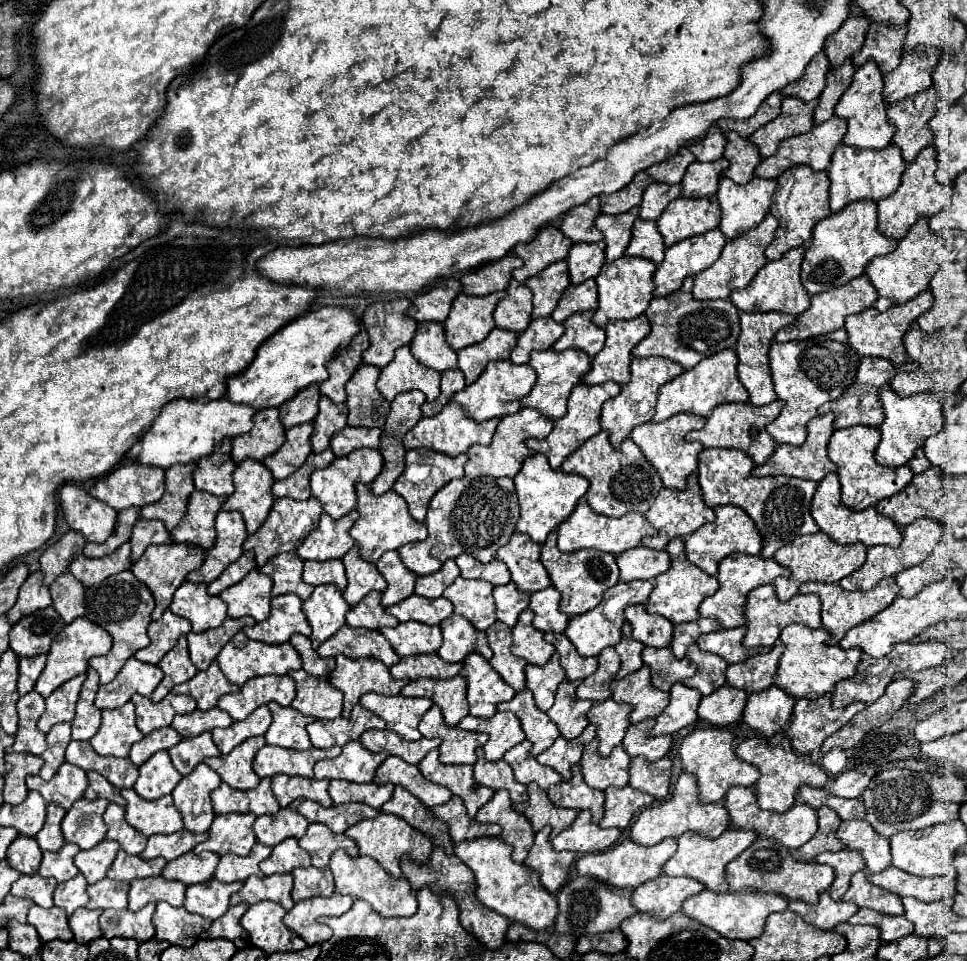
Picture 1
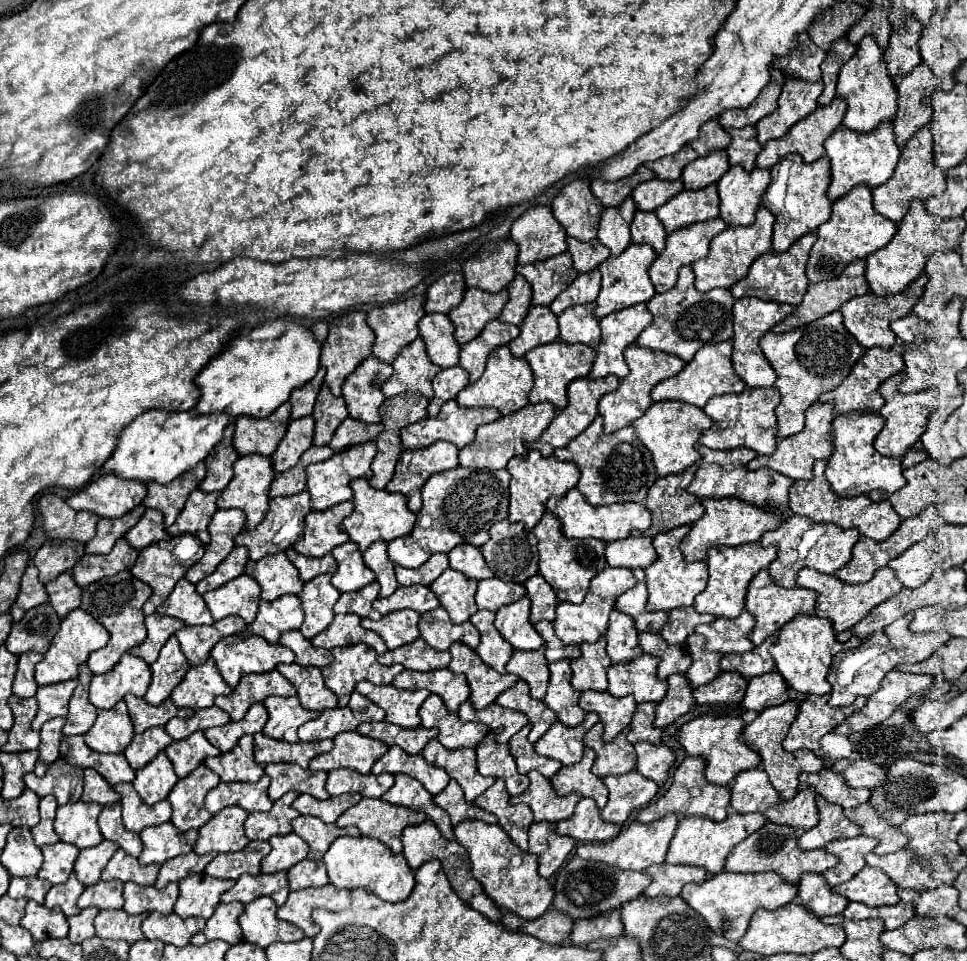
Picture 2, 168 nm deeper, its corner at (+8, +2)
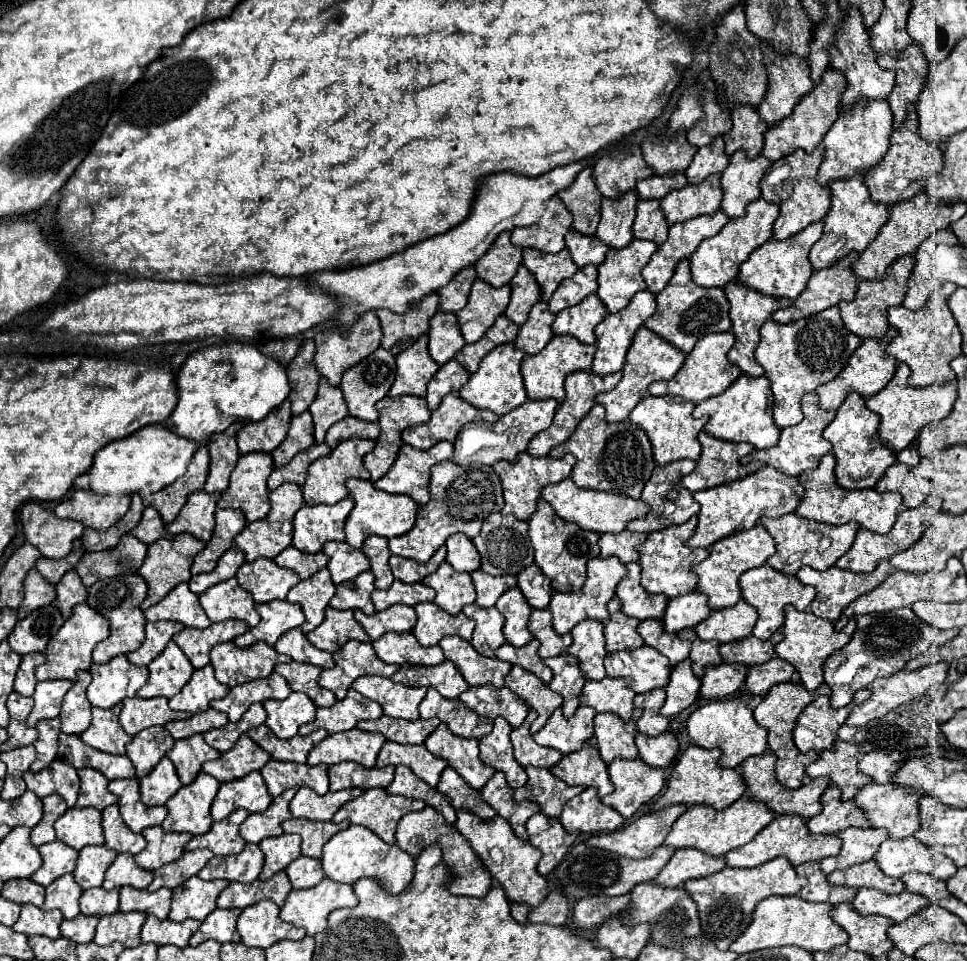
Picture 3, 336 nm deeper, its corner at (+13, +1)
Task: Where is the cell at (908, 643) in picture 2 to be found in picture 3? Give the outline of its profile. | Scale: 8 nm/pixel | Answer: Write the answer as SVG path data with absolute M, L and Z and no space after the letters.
M899 608L875 616L857 616L857 632L853 640L823 662L825 684L831 688L831 706L847 706L857 690L867 688L877 678L891 676L903 670L903 666L911 658L927 652L931 646L941 646L951 638L951 632L943 632L931 628L929 624L923 624L923 620L919 620L911 608Z

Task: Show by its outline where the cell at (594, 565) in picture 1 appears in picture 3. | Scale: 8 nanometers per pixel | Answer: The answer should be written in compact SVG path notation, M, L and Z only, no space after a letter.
M541 498L535 514L529 518L529 538L535 550L535 564L551 578L553 592L577 592L587 578L587 562L599 556L599 534L585 532L575 524L567 524L555 510Z

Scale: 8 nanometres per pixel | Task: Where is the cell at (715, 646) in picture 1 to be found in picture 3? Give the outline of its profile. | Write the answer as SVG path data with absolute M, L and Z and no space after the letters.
M739 600L733 608L711 612L711 616L703 620L703 624L695 628L695 632L703 640L717 640L719 644L731 644L751 636L755 622L757 622L757 610L749 606L745 600Z

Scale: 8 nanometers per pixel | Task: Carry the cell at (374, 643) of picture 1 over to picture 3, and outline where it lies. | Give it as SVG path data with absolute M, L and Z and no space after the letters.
M327 608L323 624L319 628L311 630L307 634L307 640L315 648L325 650L325 652L339 650L343 644L347 644L347 640L371 642L371 638L367 636L367 632L353 618L351 610L341 612L341 610L333 610L333 608Z

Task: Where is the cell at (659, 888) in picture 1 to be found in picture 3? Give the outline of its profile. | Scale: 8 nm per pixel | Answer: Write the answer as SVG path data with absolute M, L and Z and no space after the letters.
M675 852L663 872L655 878L655 884L663 888L677 888L691 878L705 878L723 868L725 860L711 860L711 856L703 856L703 852Z

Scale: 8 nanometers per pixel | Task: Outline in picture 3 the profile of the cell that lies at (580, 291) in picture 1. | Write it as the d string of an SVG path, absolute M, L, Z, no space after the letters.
M587 266L577 270L575 276L563 280L549 300L549 310L559 314L563 308L579 304L583 298L597 292L597 266Z

